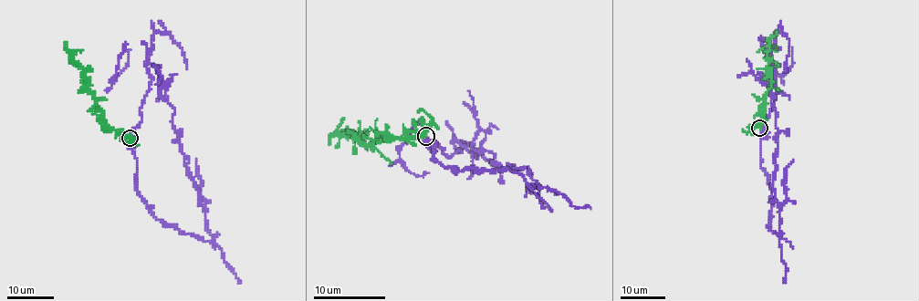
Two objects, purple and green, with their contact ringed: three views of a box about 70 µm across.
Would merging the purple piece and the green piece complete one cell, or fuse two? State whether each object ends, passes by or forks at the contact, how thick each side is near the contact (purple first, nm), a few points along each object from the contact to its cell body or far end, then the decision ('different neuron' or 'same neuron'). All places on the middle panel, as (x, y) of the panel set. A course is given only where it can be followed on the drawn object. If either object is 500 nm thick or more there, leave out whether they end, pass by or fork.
180/500 nm | purple via (426, 137), (447, 157), (458, 150), (454, 143), (490, 150), (496, 167), (525, 168), (538, 186), (590, 209) | green via (426, 137), (386, 137), (374, 143), (363, 143), (360, 139), (336, 133), (328, 142) | different neuron

